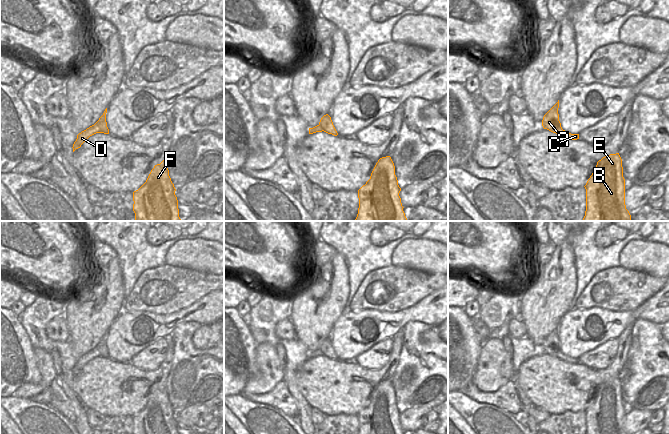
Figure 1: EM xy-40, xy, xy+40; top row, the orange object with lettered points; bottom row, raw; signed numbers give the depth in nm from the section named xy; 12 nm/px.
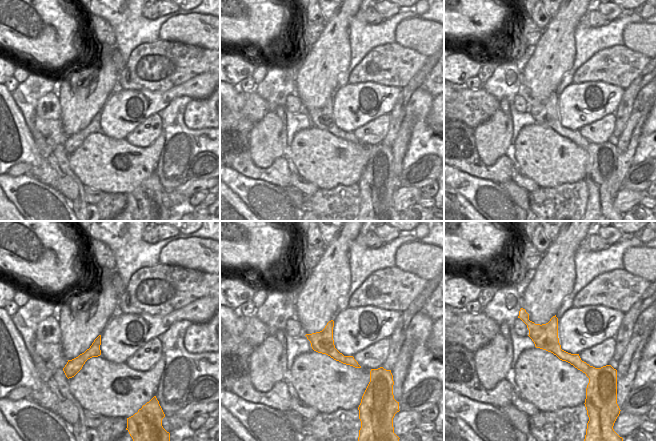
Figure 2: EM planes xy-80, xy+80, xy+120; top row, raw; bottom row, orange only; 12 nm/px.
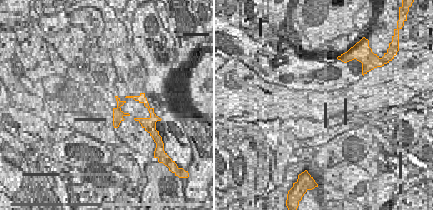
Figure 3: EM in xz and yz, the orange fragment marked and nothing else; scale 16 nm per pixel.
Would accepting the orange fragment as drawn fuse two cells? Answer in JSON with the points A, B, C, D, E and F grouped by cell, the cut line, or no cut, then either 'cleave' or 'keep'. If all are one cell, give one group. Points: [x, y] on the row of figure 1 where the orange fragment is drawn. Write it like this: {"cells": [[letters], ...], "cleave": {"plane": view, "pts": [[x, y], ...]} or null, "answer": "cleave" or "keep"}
{"cells": [["A", "B", "C", "E", "F"], ["D"]], "cleave": {"plane": "xy-40", "pts": [[102, 115], [102, 121], [99, 125], [100, 132]]}, "answer": "cleave"}

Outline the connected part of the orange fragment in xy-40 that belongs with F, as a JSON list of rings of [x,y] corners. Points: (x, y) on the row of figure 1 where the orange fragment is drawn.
[[[166,160],[154,166],[146,182],[133,192],[135,221],[181,221],[175,187],[169,176]]]

